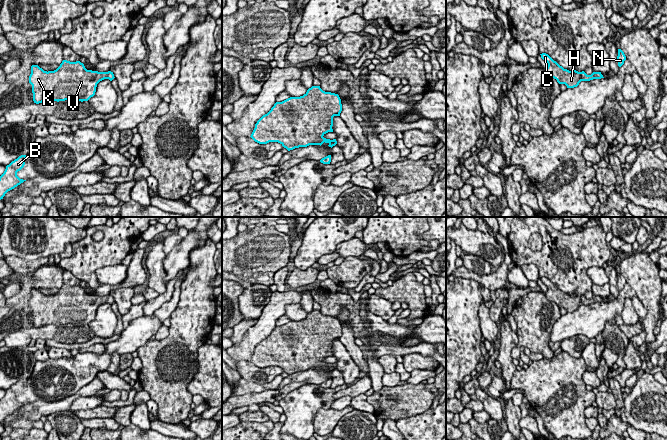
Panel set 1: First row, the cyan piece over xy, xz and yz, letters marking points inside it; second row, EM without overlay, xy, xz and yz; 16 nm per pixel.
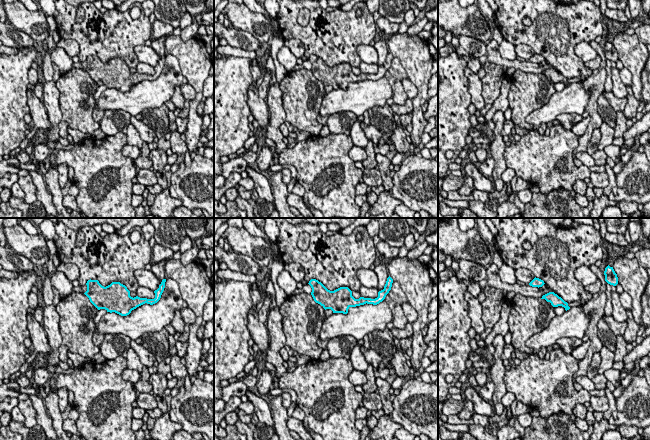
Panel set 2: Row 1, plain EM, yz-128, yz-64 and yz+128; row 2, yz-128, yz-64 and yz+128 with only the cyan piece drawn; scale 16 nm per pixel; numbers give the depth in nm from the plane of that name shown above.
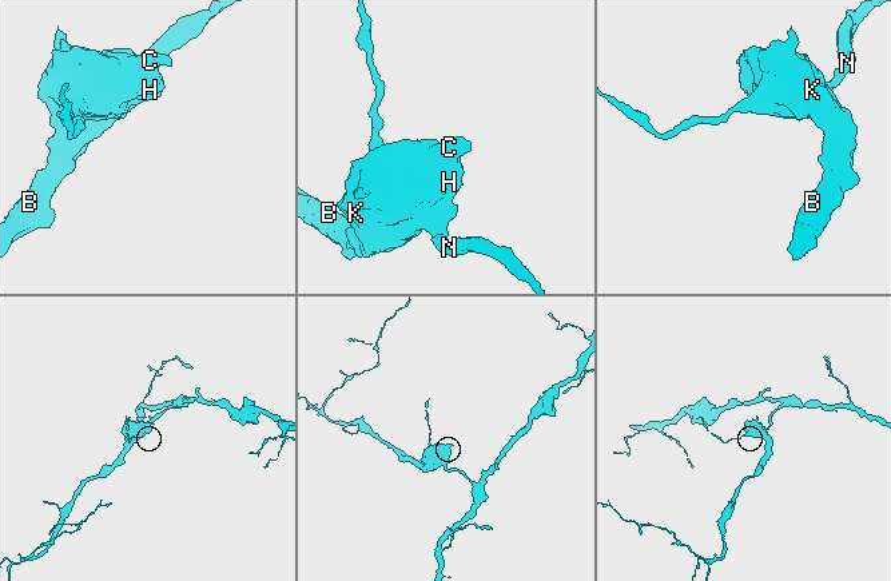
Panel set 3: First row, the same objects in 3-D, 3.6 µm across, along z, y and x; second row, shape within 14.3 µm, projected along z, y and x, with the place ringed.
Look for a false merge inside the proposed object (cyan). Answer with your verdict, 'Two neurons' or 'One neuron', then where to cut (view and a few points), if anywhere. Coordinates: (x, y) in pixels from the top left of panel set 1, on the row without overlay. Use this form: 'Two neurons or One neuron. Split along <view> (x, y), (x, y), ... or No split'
One neuron. No split

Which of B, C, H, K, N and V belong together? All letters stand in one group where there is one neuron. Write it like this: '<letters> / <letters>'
B C H K N V

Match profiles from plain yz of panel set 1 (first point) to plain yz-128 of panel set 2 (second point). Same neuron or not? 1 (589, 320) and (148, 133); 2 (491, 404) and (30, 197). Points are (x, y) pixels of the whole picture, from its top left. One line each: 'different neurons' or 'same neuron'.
1: different neurons
2: different neurons

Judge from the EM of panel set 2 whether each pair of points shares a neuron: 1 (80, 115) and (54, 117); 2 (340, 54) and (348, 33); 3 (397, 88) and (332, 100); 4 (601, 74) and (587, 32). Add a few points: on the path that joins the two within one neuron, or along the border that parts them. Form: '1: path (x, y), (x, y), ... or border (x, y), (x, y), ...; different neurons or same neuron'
1: border (59, 93), (59, 108), (62, 119); different neurons
2: path (340, 49), (343, 38); same neuron
3: border (398, 79), (392, 86), (391, 97); different neurons
4: border (594, 39), (589, 42); different neurons

